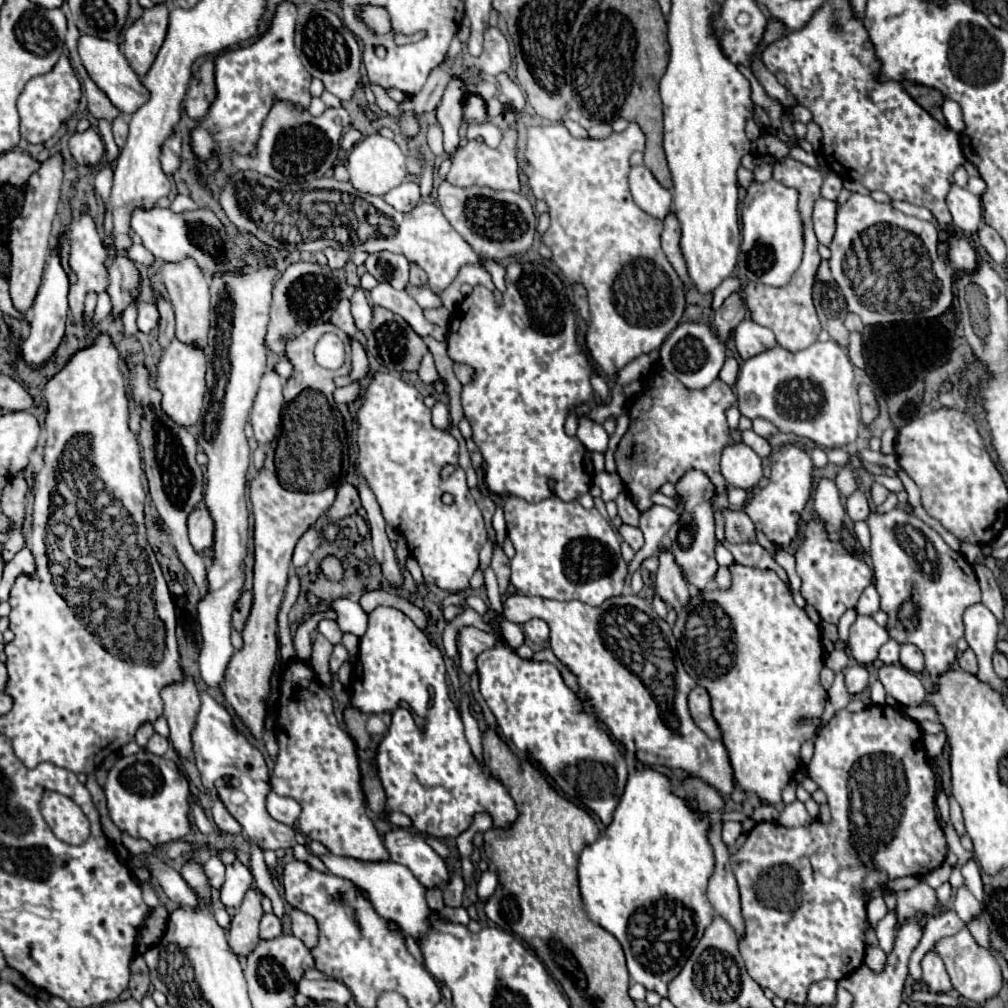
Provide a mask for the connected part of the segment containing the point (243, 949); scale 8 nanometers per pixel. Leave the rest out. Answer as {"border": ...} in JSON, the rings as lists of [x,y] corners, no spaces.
{"border":[[[249,889],[235,917],[231,919],[227,939],[235,955],[249,955],[259,943],[259,921],[263,917],[261,899],[263,893],[259,889]]]}

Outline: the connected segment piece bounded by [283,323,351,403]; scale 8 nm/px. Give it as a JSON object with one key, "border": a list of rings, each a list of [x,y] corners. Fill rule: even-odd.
{"border":[[[321,323],[321,325],[315,325],[315,327],[311,327],[311,329],[307,329],[307,331],[301,333],[299,337],[291,339],[291,341],[287,343],[287,353],[285,353],[285,355],[289,357],[289,361],[291,361],[293,367],[295,367],[291,379],[288,379],[283,387],[283,396],[287,403],[295,399],[295,395],[299,395],[299,391],[303,391],[303,387],[319,387],[319,391],[325,396],[328,403],[336,403],[333,398],[333,391],[335,391],[333,379],[335,379],[337,375],[347,375],[347,373],[351,371],[351,339],[349,339],[349,335],[345,335],[341,329],[337,329],[337,327],[331,325],[331,323]],[[329,331],[333,331],[335,335],[339,335],[339,339],[345,341],[345,353],[347,353],[347,359],[345,359],[343,367],[337,369],[337,371],[329,371],[329,369],[319,367],[319,365],[315,363],[315,357],[313,357],[313,349],[315,349],[317,339],[319,339],[323,333],[329,333]]]}

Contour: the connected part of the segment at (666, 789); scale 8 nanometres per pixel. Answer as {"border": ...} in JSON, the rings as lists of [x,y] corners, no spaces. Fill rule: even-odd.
{"border":[[[643,769],[629,775],[613,823],[595,843],[587,845],[579,857],[579,889],[589,919],[621,943],[631,979],[661,997],[667,997],[671,979],[683,969],[691,949],[695,949],[715,915],[715,909],[707,901],[707,881],[715,867],[707,831],[707,817],[693,813],[683,799],[675,797],[667,777],[653,769]]]}

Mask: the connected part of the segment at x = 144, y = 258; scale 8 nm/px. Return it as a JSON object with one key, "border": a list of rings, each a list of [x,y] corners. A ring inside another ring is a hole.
{"border":[[[133,245],[131,249],[129,249],[129,257],[133,257],[139,265],[143,265],[143,267],[151,267],[157,259],[155,259],[155,255],[151,255],[151,251],[147,251],[143,245]]]}

